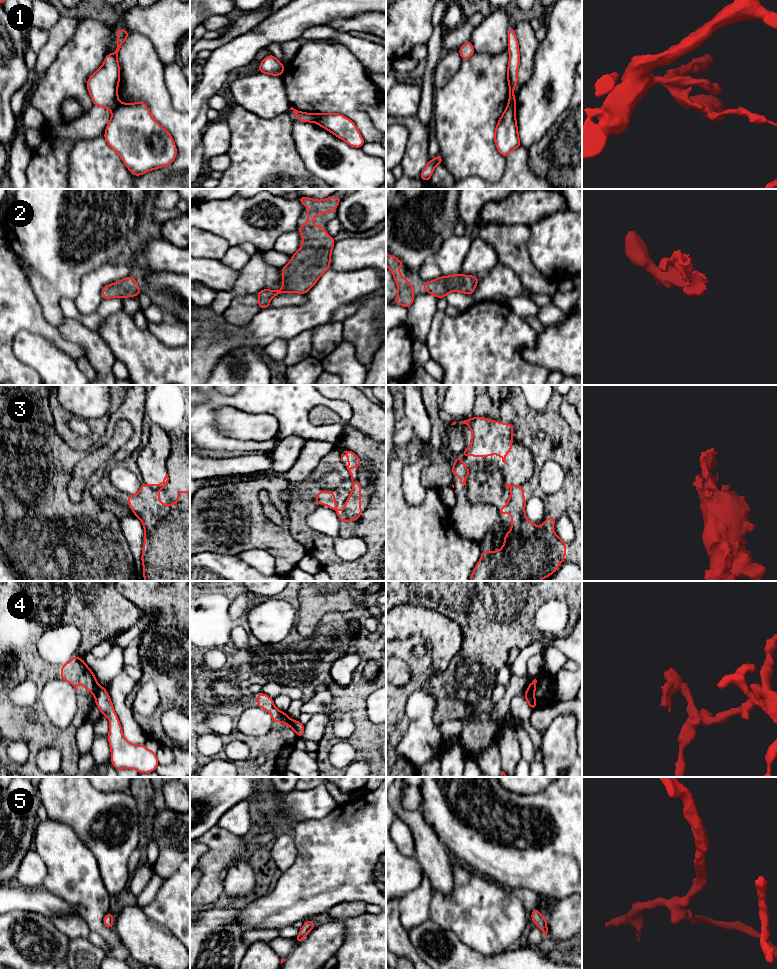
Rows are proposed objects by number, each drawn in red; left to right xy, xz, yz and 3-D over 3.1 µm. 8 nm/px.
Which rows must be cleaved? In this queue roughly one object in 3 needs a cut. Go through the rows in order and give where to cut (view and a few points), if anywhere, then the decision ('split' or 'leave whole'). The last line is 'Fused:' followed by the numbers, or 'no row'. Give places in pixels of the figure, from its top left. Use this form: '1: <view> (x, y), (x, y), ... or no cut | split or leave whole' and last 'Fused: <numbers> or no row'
1: xy (120, 103), (112, 111) | split
2: no cut | leave whole
3: xy (147, 485), (152, 489), (158, 490) | split
4: xy (99, 686), (95, 697) | split
5: no cut | leave whole
Fused: 1, 3, 4

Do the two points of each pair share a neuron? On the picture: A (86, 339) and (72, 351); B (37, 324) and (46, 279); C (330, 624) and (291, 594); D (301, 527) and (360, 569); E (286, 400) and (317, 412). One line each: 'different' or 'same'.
A: different
B: different
C: same
D: same
E: different

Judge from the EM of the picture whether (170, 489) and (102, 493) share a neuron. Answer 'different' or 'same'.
same

